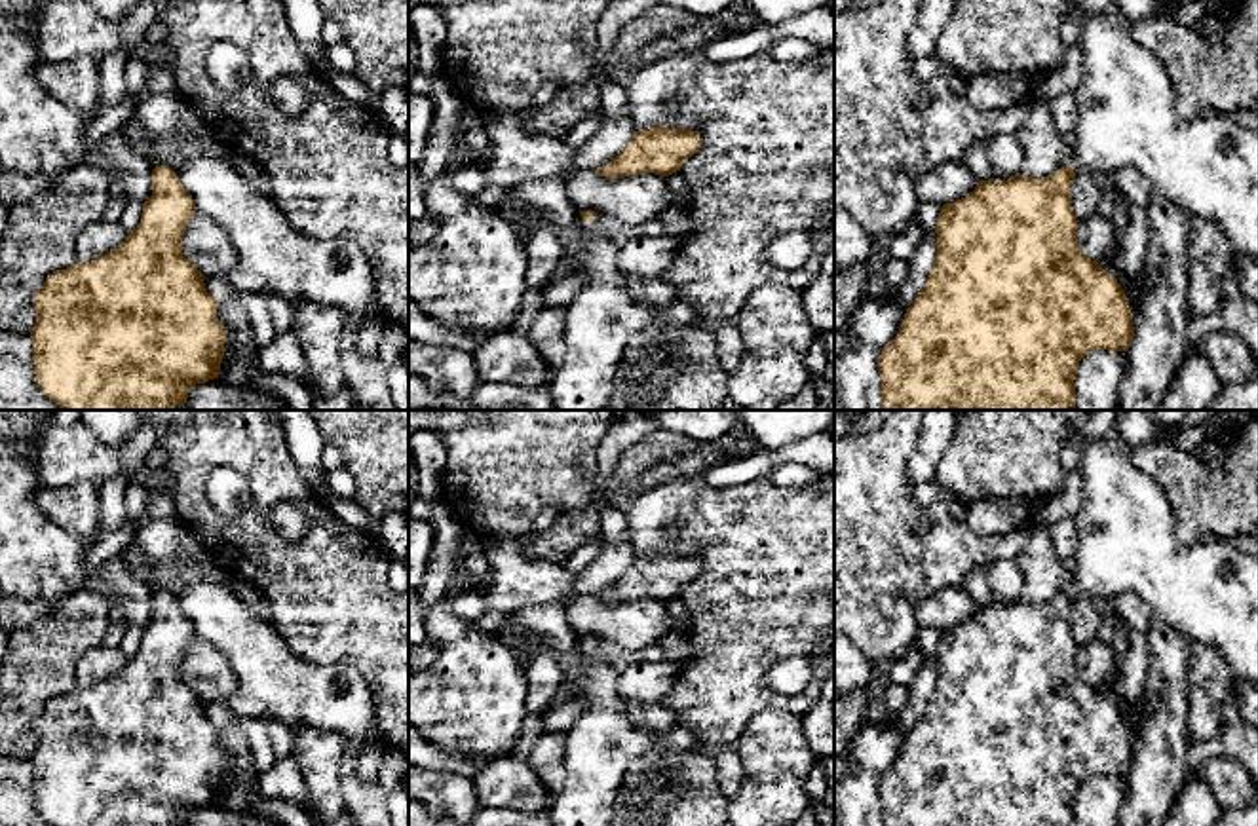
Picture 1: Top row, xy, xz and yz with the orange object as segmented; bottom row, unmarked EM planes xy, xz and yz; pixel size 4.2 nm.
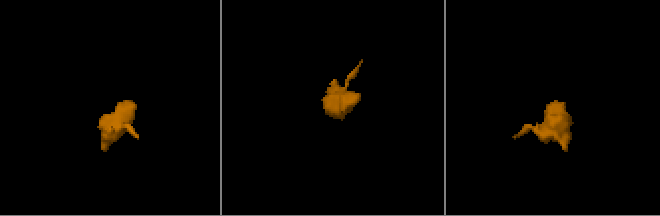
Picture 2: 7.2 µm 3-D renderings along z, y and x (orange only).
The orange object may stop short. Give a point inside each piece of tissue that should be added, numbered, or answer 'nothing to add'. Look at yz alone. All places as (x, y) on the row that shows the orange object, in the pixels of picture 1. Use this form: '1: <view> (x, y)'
1: yz (1127, 116)

